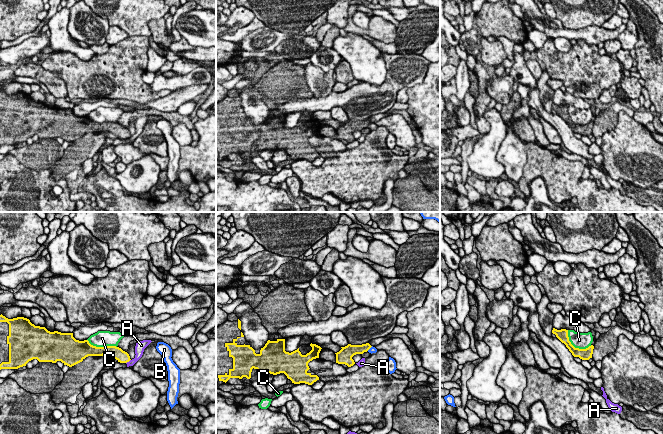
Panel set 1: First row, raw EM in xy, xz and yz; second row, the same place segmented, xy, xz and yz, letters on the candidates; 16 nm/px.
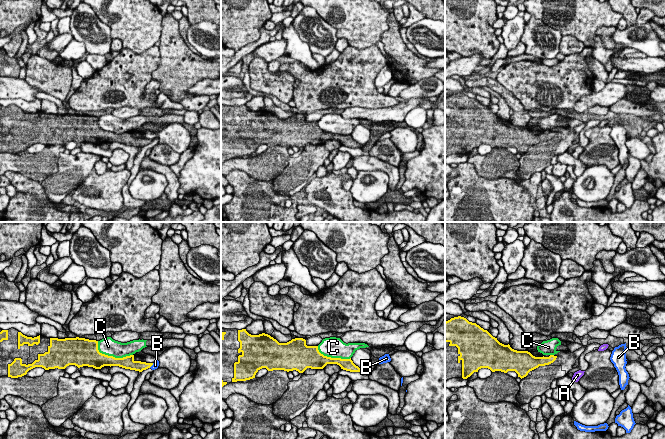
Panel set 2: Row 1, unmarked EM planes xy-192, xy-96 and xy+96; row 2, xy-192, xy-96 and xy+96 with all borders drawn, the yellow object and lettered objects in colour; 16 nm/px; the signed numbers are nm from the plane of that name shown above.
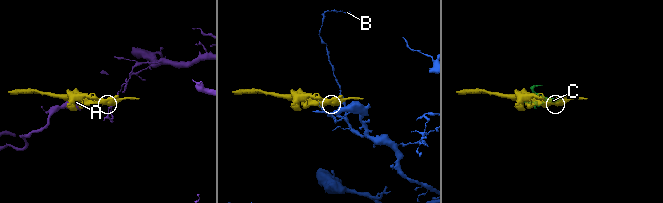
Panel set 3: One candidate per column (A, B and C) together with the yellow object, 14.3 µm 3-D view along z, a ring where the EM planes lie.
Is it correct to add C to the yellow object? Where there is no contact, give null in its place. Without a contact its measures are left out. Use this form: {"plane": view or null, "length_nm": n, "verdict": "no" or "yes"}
{"plane": "yz", "length_nm": 460, "verdict": "no"}

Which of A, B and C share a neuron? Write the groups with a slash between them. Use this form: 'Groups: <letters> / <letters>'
Groups: A / B / C

